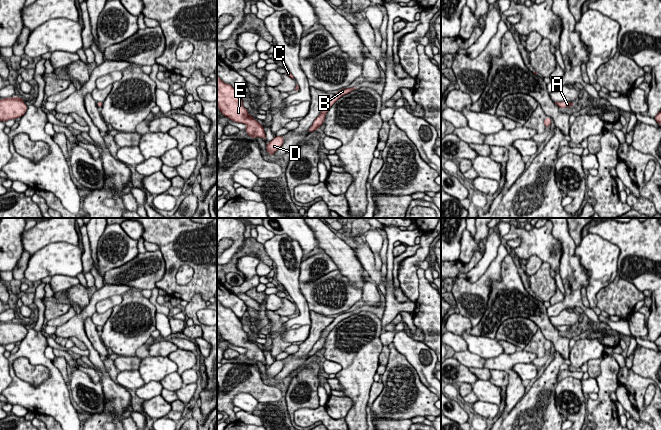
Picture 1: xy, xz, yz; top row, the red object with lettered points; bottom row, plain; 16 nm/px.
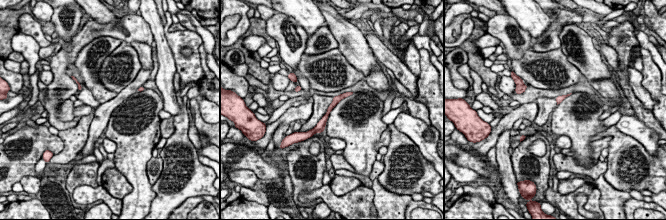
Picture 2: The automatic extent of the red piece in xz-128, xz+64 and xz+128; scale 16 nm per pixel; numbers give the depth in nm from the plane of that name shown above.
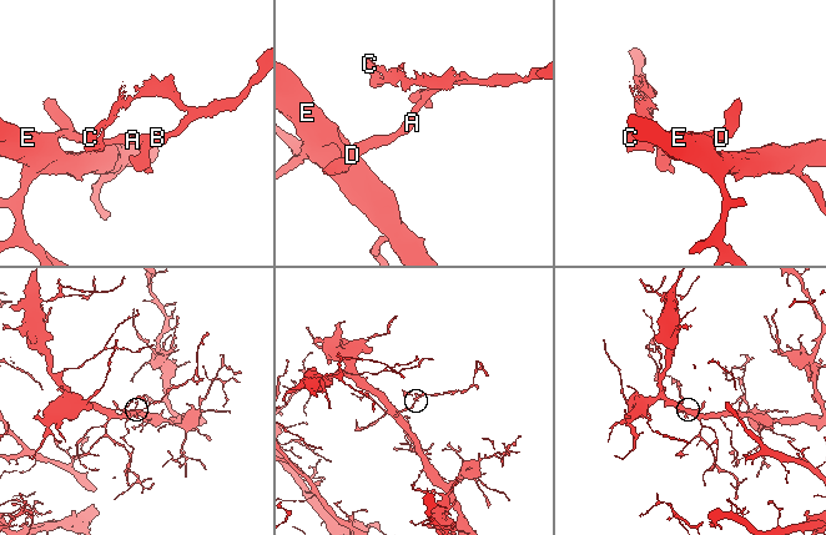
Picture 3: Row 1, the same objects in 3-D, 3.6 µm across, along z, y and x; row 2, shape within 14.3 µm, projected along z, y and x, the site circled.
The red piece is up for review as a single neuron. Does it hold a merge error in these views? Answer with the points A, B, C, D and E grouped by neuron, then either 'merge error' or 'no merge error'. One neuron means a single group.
groups A B C D E; no merge error

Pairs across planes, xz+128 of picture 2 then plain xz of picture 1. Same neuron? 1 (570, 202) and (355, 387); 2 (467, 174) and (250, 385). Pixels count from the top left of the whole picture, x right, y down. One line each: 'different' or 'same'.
1: different
2: different

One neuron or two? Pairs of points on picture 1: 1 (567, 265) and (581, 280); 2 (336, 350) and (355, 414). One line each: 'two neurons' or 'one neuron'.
1: one neuron
2: one neuron

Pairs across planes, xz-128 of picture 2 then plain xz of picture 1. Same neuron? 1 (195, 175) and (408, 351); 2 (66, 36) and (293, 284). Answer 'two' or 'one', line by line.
1: two
2: one

